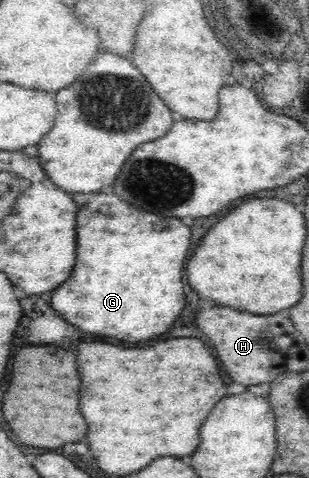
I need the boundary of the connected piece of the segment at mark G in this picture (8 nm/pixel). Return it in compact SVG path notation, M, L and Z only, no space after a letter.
M97 192L95 201L81 207L77 215L77 263L73 275L53 291L53 309L85 333L141 343L163 335L185 307L183 267L191 245L191 231L179 219L159 217L137 209L117 195Z

